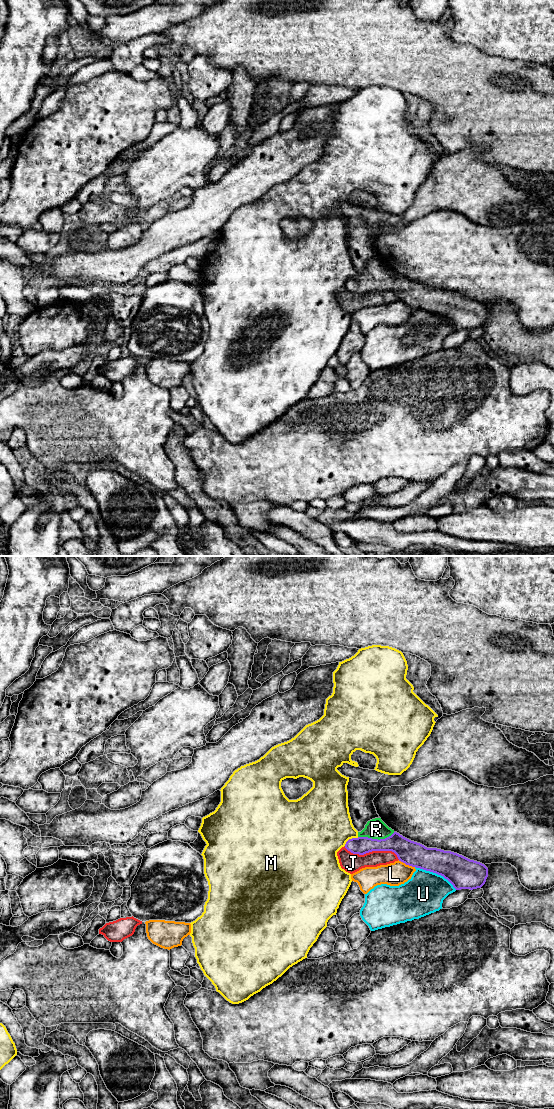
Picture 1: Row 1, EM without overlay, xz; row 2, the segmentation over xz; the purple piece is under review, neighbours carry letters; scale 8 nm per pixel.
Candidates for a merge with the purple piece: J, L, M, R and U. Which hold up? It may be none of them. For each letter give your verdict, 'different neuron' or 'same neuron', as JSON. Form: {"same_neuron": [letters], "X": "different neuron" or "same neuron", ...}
{"same_neuron": ["R"], "J": "different neuron", "L": "different neuron", "M": "different neuron", "R": "same neuron", "U": "different neuron"}

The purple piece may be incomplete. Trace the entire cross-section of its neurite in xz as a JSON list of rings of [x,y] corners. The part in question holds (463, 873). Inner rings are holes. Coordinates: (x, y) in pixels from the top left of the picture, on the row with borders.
[[[381,818],[368,821],[357,838],[346,842],[345,848],[359,855],[392,851],[406,865],[443,876],[456,890],[481,888],[488,877],[488,868],[484,864],[411,841],[389,828]]]

